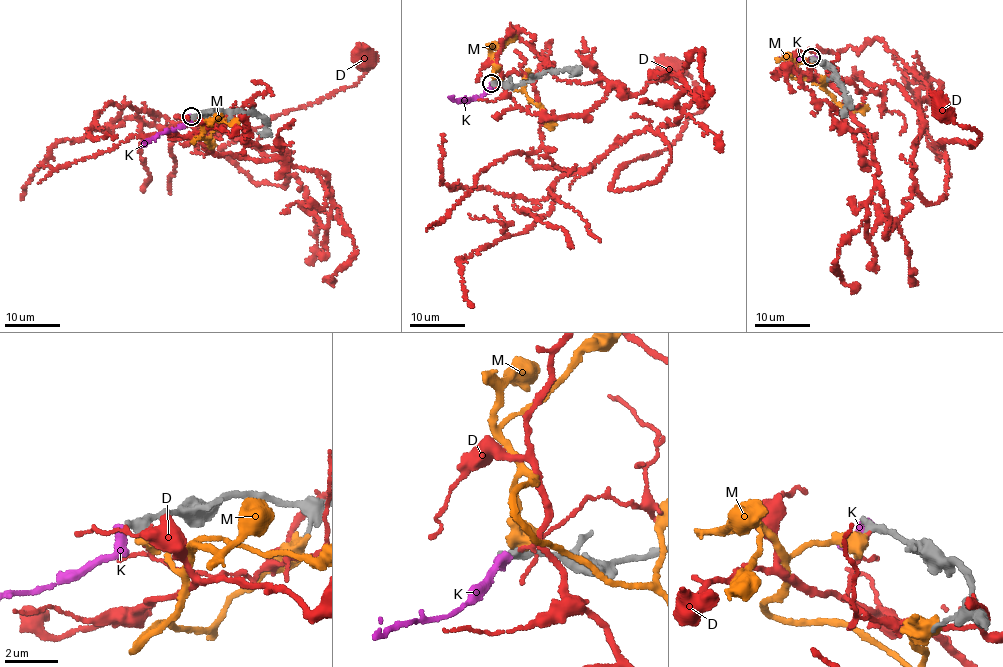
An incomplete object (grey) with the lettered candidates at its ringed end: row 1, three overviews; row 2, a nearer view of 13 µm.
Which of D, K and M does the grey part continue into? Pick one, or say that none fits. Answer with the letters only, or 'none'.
none

